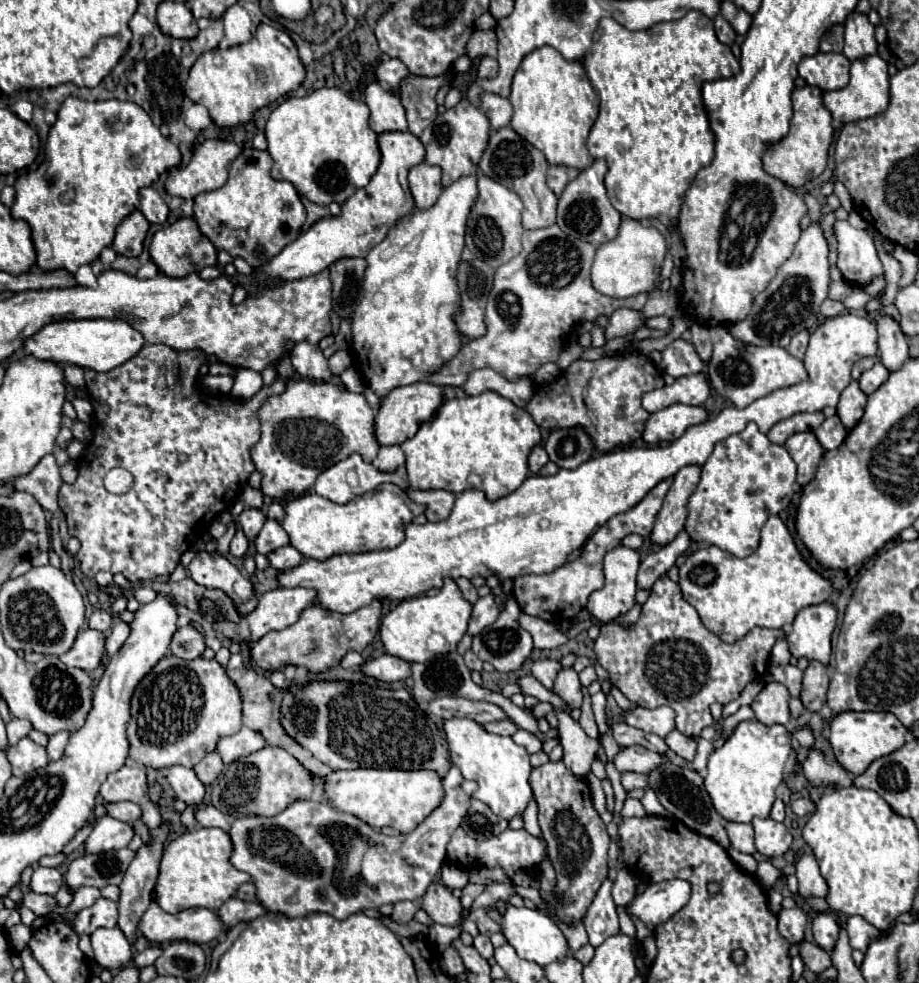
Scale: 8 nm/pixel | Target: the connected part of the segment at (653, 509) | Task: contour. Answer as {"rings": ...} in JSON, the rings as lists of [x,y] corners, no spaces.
{"rings":[[[671,479],[661,481],[659,485],[655,485],[635,507],[631,507],[627,513],[619,513],[615,515],[611,521],[607,521],[599,531],[595,531],[589,539],[587,545],[583,545],[583,553],[579,559],[561,565],[559,569],[551,571],[551,573],[543,573],[543,575],[521,575],[515,577],[515,585],[513,585],[513,597],[517,599],[521,611],[533,615],[533,617],[541,617],[545,621],[551,623],[561,623],[561,621],[569,621],[571,617],[575,617],[585,605],[587,605],[587,597],[603,587],[603,555],[607,551],[611,551],[613,547],[617,547],[621,543],[621,539],[629,533],[643,533],[643,537],[647,537],[653,529],[655,517],[661,509],[661,503],[667,495],[671,487]]]}

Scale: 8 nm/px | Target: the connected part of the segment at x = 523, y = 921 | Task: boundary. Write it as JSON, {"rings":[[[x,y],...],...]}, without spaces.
{"rings":[[[507,905],[507,913],[499,915],[497,911],[491,911],[491,917],[503,925],[503,935],[507,937],[507,941],[515,947],[517,955],[525,961],[533,961],[541,967],[547,967],[549,963],[555,961],[565,961],[571,955],[569,943],[565,939],[565,935],[561,933],[561,929],[543,913],[539,913],[537,909],[517,909],[513,905]]]}

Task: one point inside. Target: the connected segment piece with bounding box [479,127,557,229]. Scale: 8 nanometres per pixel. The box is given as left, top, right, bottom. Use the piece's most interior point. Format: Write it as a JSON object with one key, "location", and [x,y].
{"location":[515,162]}

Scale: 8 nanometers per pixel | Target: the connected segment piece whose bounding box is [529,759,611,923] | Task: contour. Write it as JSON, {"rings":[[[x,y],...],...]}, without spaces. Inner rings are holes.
{"rings":[[[563,759],[549,761],[535,767],[529,777],[529,785],[539,803],[539,825],[547,841],[549,861],[557,871],[557,897],[545,897],[557,907],[557,917],[565,923],[583,919],[599,885],[607,877],[607,849],[609,835],[599,813],[593,807],[589,783],[583,777],[573,775]]]}

